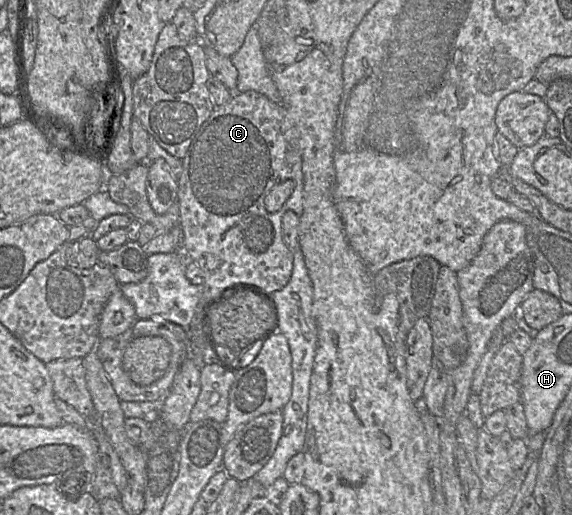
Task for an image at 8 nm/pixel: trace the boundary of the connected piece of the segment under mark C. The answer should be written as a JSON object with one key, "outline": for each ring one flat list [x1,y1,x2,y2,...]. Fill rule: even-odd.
{"outline":[[253,90,234,92,227,103,214,108,181,160,183,170,177,180,177,202,180,208,182,252,203,271,199,303,199,306,203,306,201,326,204,335,210,340,207,308,213,305,222,292,237,284,248,283,273,293,289,282,294,255,283,241,282,217,288,210,298,216,303,212,300,133,293,117,282,103,274,103],[286,180,295,182,291,195,277,212,268,212,264,206,266,195,275,185]]}

